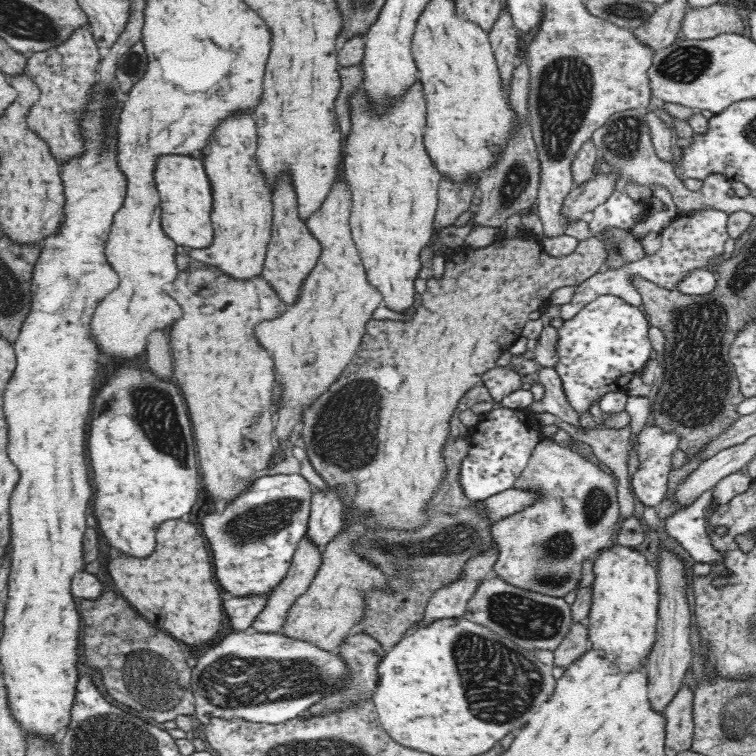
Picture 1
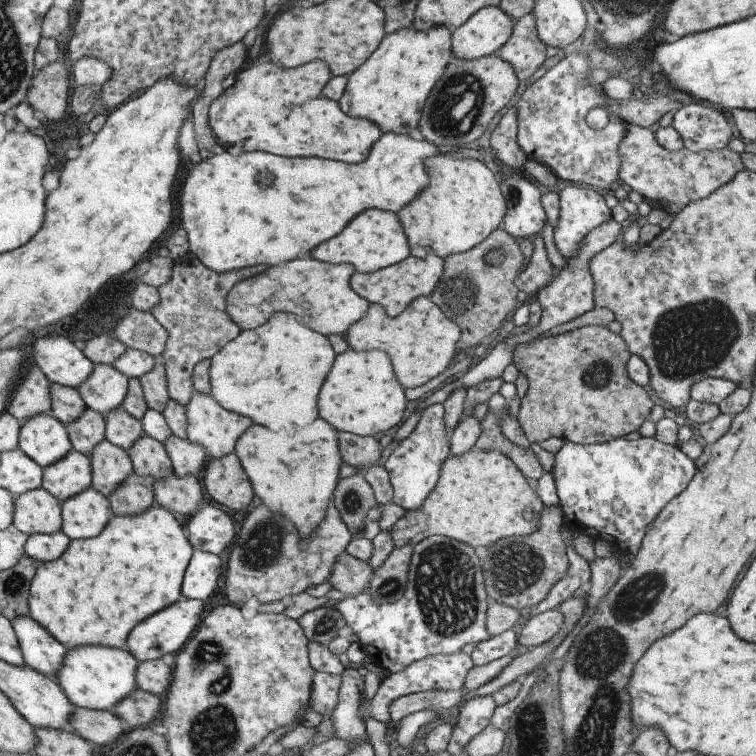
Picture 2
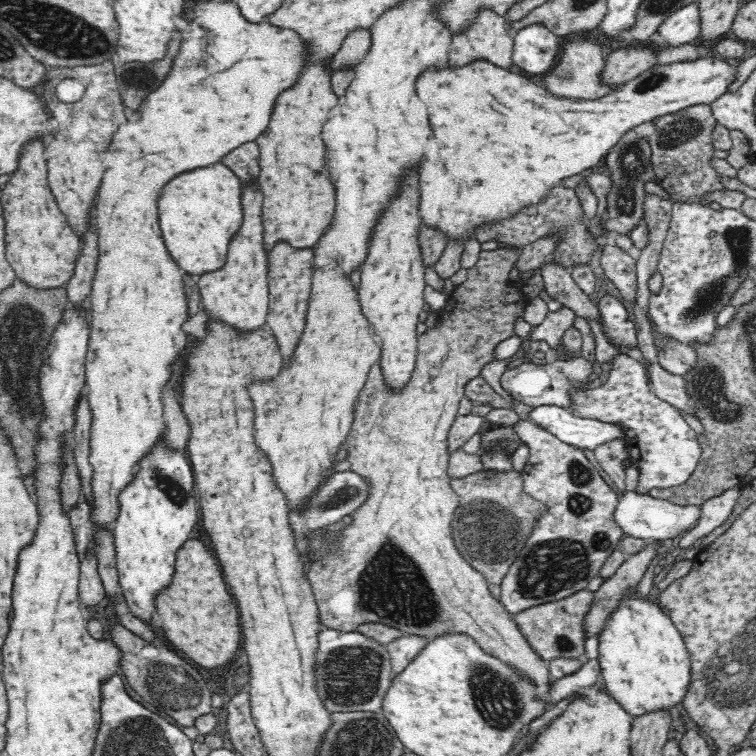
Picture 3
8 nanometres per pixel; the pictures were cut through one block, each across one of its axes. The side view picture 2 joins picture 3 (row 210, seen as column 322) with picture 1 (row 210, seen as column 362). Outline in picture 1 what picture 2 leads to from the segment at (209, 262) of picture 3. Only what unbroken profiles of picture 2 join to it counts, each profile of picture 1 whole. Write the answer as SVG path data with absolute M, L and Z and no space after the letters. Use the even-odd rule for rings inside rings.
M160 154L156 158L153 182L160 197L160 227L164 233L180 246L190 246L190 248L210 246L213 238L210 220L213 202L212 187L202 161L192 155Z

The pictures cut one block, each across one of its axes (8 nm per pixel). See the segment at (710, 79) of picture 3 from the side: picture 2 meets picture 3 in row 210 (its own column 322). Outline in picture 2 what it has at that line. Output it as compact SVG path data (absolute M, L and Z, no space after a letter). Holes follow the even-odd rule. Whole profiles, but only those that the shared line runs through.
M315 418L313 424L297 428L293 436L279 432L269 432L263 426L249 426L235 442L234 456L241 467L257 498L273 512L279 512L283 521L289 520L299 538L307 538L323 520L327 506L332 500L333 490L339 482L339 468L343 463L335 442L335 430Z

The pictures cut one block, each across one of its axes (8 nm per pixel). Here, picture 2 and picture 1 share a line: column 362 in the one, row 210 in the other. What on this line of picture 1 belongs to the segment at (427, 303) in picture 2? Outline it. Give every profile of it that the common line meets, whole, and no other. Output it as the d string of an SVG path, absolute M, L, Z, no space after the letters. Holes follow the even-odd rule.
M340 174L334 180L332 190L322 202L320 210L316 210L316 213L305 221L312 234L320 241L321 252L316 260L316 266L312 266L312 270L308 272L308 278L302 282L300 298L296 300L294 306L288 306L288 310L285 309L276 318L264 318L258 326L255 326L258 343L272 353L276 377L283 384L281 407L275 419L275 430L279 440L288 440L294 426L302 420L302 410L310 406L314 398L318 398L332 383L336 382L346 364L352 360L360 347L360 338L364 336L364 322L368 322L372 312L378 308L378 304L381 306L384 302L382 293L370 284L364 263L352 238L349 225L351 210L350 184L346 177Z

